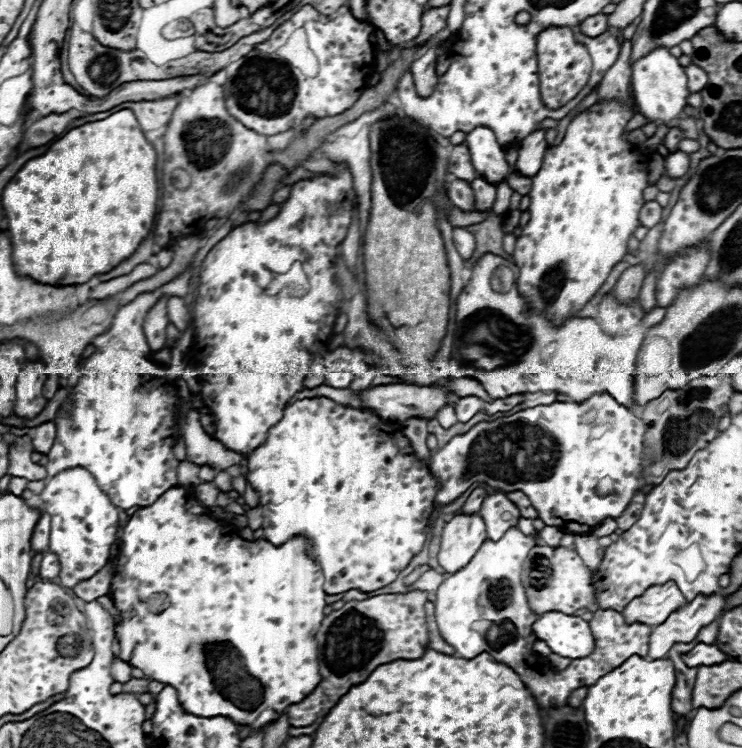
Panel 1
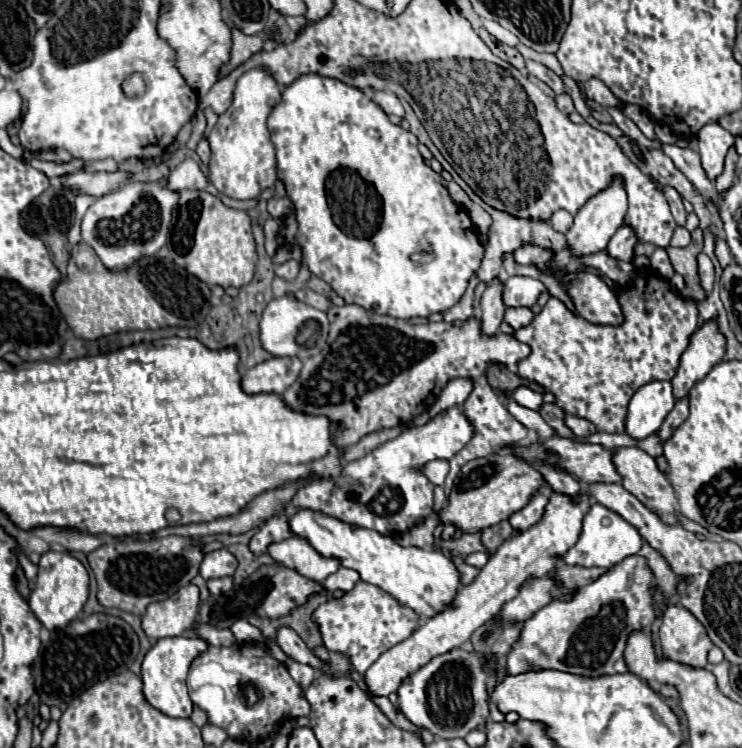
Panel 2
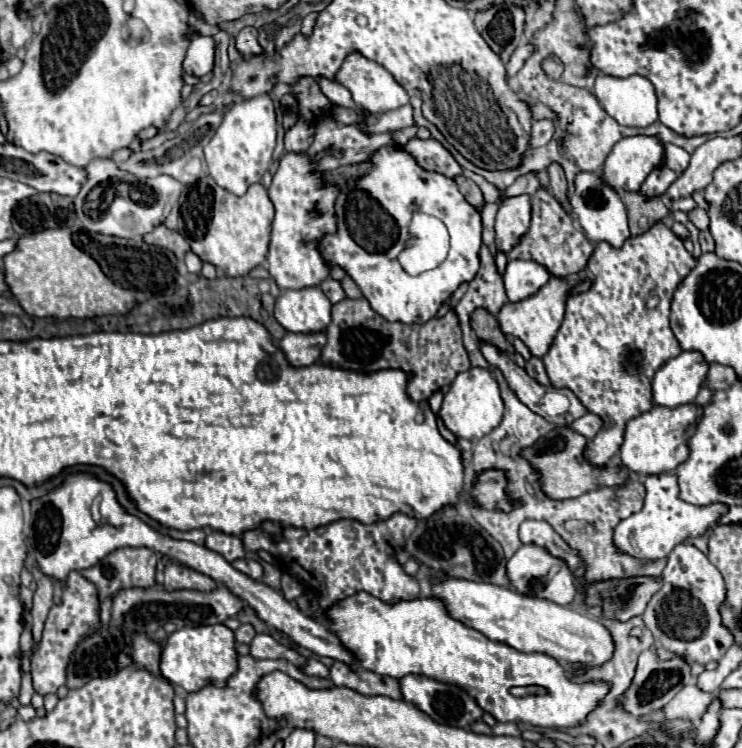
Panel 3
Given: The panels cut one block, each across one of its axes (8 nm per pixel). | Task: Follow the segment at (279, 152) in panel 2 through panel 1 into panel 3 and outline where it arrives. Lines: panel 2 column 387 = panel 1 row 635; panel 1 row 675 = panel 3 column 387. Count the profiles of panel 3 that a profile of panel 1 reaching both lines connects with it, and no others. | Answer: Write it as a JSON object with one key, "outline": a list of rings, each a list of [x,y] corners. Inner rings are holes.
{"outline":[[[388,144],[378,148],[370,156],[370,162],[370,174],[340,184],[340,194],[334,204],[336,232],[324,234],[318,248],[330,268],[340,266],[358,284],[372,310],[382,318],[390,322],[424,324],[436,316],[440,306],[460,284],[474,280],[478,272],[478,250],[482,246],[482,220],[464,200],[452,178],[420,168],[414,156],[406,154],[400,146]],[[414,212],[434,214],[450,232],[450,254],[440,270],[434,270],[432,286],[406,286],[406,272],[394,256],[394,244],[398,238],[406,236],[406,226]]]}

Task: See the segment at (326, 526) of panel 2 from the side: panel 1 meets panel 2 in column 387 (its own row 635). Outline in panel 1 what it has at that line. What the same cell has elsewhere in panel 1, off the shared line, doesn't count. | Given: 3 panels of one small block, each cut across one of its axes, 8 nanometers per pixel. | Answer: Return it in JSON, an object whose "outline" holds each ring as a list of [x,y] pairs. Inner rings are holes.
{"outline":[[[558,610],[542,614],[532,630],[538,640],[544,640],[550,650],[564,658],[582,658],[588,656],[594,648],[594,636],[590,626],[580,616],[568,616]]]}

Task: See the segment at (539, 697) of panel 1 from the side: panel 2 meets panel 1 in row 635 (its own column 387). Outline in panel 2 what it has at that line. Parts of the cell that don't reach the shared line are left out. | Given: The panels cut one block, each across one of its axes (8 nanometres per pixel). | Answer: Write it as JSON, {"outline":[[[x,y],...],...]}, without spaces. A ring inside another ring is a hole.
{"outline":[[[458,406],[448,408],[434,416],[428,424],[410,428],[368,452],[364,458],[354,462],[342,462],[342,472],[338,478],[316,478],[308,486],[300,488],[292,498],[290,506],[282,516],[270,518],[260,532],[250,540],[250,550],[254,554],[266,552],[270,542],[280,542],[290,538],[286,516],[292,508],[314,508],[326,512],[328,516],[338,516],[350,524],[362,524],[364,528],[374,528],[376,532],[400,538],[414,524],[422,522],[434,512],[434,484],[426,478],[424,466],[432,460],[450,460],[458,450],[462,450],[472,438],[474,430]],[[358,582],[354,590],[346,592],[340,600],[330,598],[314,612],[312,618],[320,626],[324,646],[328,650],[346,652],[346,656],[350,656],[350,662],[354,664],[354,670],[360,674],[364,674],[380,658],[380,654],[406,640],[420,620],[420,616],[412,608],[402,606],[394,596],[366,582]]]}

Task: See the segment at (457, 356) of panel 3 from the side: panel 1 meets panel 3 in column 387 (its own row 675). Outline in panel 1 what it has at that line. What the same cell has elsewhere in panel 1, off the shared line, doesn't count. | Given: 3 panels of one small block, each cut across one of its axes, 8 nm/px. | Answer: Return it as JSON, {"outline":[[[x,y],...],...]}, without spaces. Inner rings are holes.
{"outline":[[[378,594],[366,600],[350,600],[340,610],[332,610],[324,620],[320,630],[316,632],[318,642],[318,664],[320,664],[320,684],[304,698],[300,704],[288,706],[288,720],[292,726],[310,726],[318,718],[324,718],[330,708],[336,706],[340,696],[344,696],[352,686],[362,684],[378,666],[394,662],[394,660],[416,660],[424,656],[428,650],[428,626],[424,608],[407,608],[407,603],[399,600],[399,594]]]}

